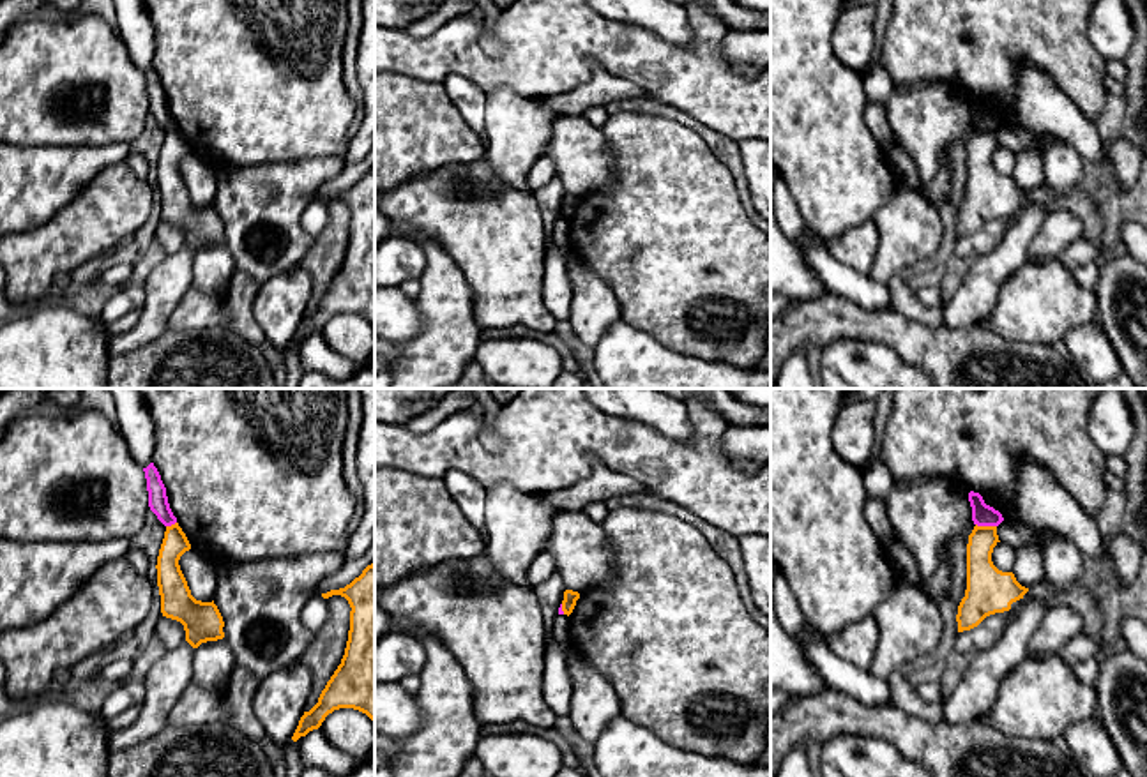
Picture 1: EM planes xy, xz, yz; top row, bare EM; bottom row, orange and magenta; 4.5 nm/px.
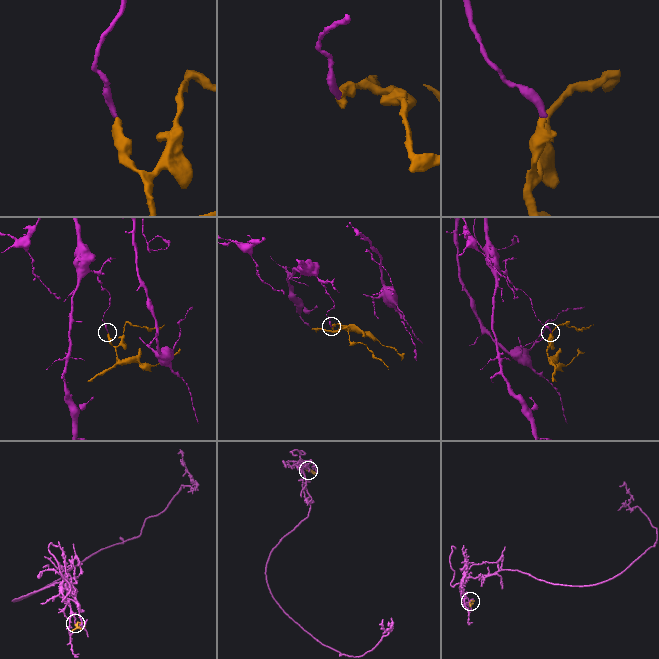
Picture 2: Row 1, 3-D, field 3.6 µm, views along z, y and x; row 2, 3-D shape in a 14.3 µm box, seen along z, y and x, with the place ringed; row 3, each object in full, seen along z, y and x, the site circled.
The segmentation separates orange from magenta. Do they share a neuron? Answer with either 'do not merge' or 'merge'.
do not merge

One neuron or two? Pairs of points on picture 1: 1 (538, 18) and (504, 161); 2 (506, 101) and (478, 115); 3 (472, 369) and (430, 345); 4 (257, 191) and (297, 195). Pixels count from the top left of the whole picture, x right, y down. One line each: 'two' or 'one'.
1: two
2: two
3: two
4: one

